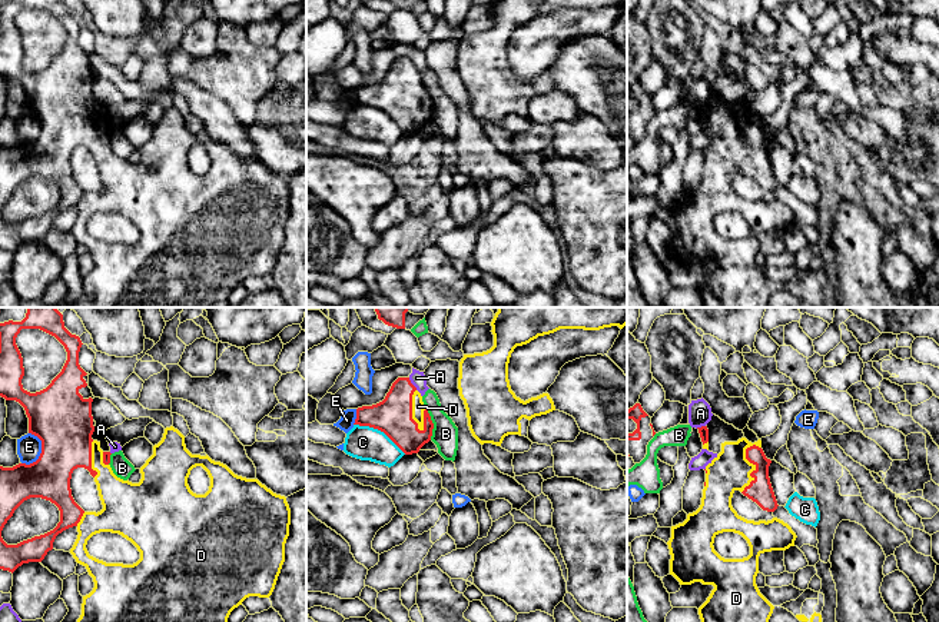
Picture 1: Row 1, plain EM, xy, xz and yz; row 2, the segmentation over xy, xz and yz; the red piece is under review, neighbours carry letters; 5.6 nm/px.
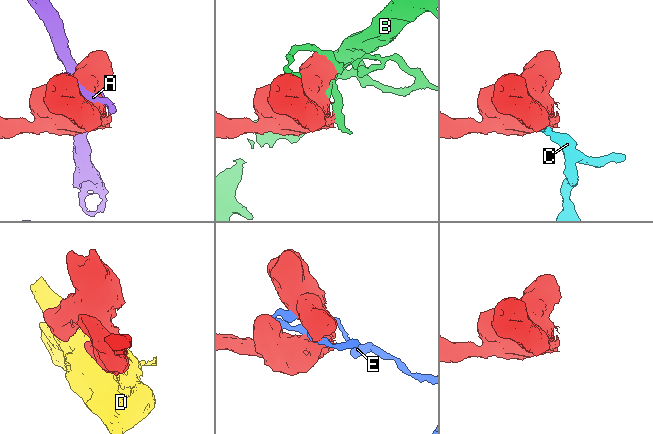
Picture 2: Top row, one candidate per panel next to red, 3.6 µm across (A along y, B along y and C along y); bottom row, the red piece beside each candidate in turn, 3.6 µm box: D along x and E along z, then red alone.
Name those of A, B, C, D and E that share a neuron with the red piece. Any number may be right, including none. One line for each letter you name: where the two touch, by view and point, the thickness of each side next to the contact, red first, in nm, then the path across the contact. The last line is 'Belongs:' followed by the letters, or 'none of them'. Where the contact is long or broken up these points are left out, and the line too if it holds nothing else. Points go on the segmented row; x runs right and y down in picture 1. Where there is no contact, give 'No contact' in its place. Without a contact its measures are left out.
D: Touches red at yz (756, 466). Thickness 140 nm (red) against 220 nm
Belongs: D

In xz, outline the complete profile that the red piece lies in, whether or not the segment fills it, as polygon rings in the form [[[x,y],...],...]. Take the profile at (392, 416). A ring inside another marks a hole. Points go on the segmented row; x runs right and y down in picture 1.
[[[398,377],[385,399],[356,409],[354,425],[384,432],[405,455],[418,453],[431,440],[434,423],[409,377]]]

